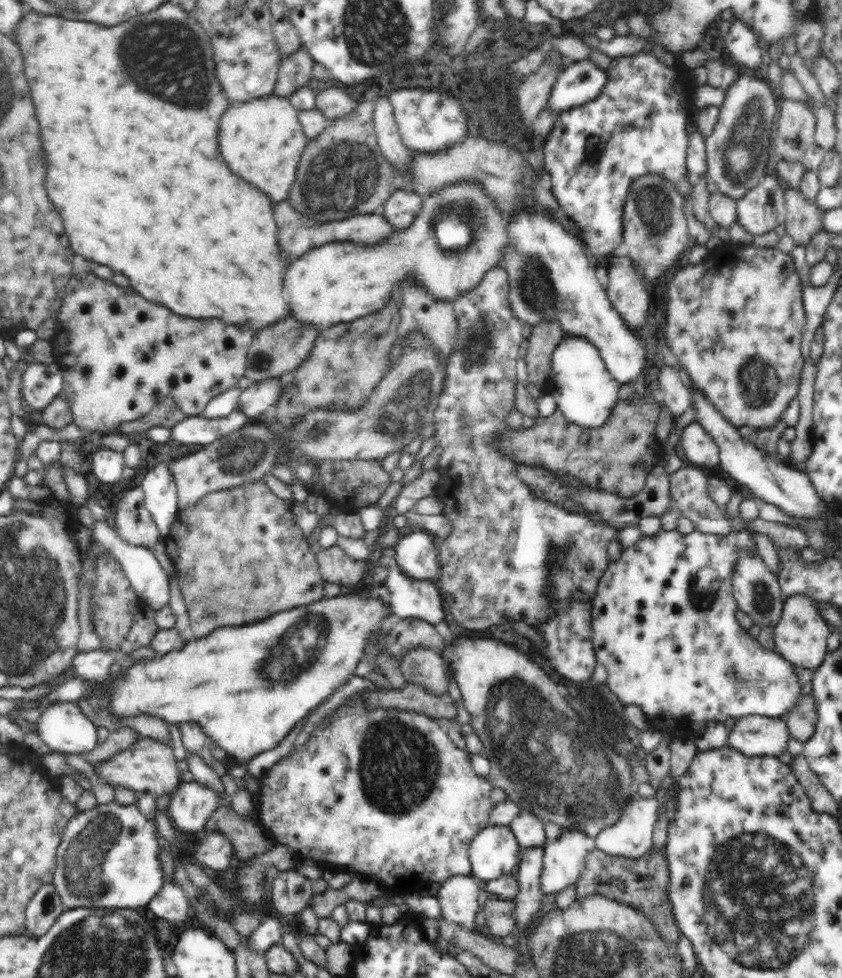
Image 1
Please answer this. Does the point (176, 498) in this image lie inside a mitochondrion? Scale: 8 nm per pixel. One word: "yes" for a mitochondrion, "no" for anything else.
no

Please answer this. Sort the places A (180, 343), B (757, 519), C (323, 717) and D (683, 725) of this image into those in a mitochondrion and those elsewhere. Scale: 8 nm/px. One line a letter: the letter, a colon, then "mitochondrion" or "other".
A: mitochondrion
B: other
C: other
D: other

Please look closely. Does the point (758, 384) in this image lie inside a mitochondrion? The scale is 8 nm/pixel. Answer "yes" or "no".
yes

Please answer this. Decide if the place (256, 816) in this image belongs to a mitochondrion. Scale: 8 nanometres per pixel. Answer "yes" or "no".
no

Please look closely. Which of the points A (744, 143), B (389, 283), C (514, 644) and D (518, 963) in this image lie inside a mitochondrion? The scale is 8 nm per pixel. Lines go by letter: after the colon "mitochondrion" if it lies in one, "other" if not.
A: mitochondrion
B: other
C: other
D: other

